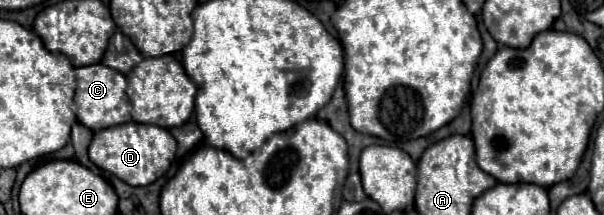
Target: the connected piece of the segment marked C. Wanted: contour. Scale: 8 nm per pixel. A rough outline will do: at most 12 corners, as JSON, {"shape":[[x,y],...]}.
{"shape":[[75,69],[75,113],[91,131],[131,121],[123,73]]}

